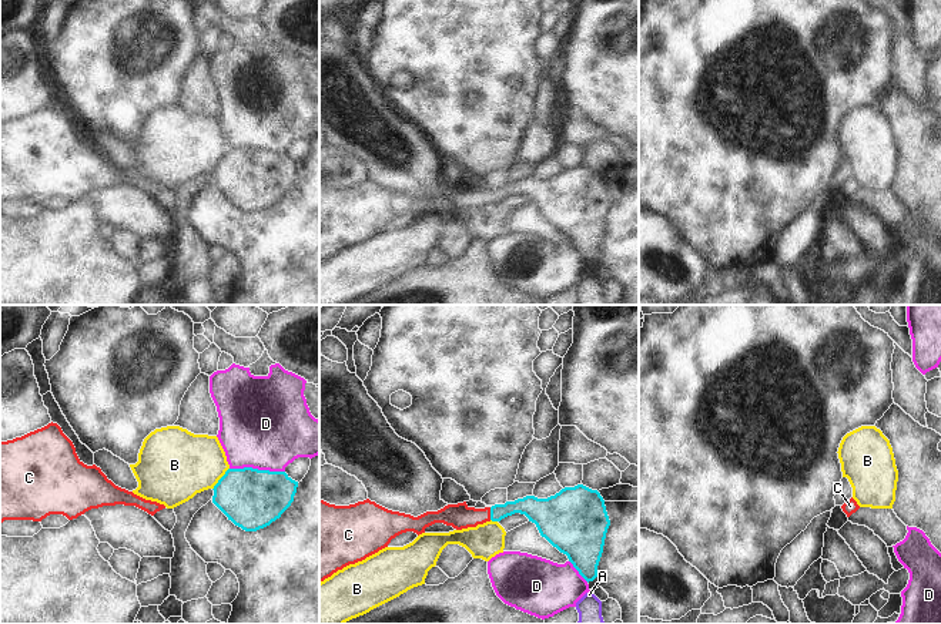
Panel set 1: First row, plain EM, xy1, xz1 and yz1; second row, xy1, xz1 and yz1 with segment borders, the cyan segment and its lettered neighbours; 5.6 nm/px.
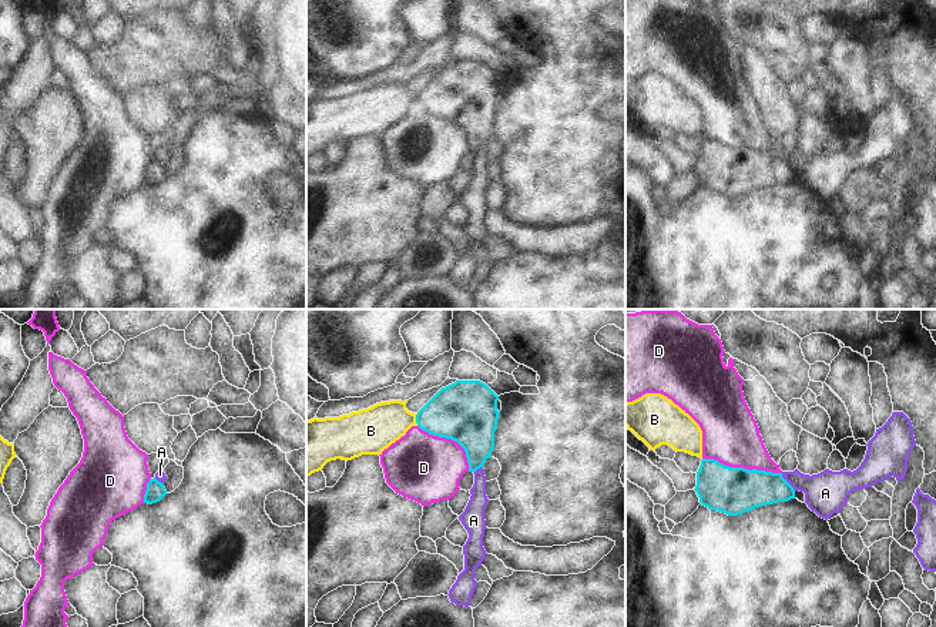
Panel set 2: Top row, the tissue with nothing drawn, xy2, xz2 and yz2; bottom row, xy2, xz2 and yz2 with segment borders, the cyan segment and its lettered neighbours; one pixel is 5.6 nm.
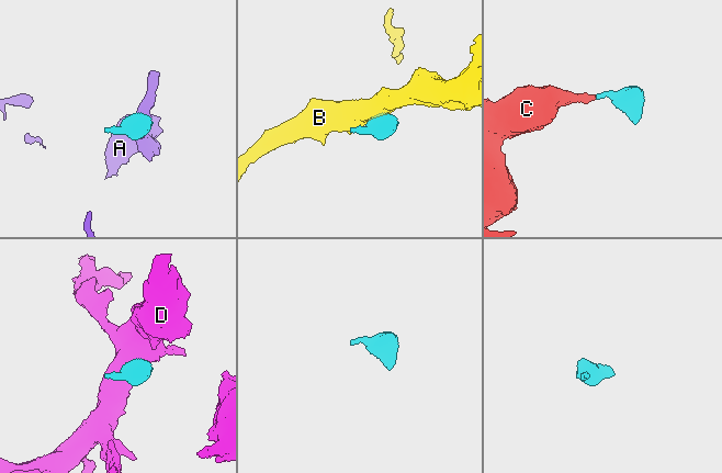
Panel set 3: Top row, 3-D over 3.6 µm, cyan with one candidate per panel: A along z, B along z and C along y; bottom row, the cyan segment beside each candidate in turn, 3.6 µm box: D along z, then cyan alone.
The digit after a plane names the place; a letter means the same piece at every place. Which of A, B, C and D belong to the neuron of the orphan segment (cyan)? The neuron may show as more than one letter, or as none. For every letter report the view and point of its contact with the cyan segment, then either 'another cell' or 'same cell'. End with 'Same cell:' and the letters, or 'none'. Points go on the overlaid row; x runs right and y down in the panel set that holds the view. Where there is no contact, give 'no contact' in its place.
A: meets cyan in yz2 at (787, 482); another cell
B: meets cyan in xy1 at (220, 479); another cell
C: meets cyan in xz1 at (491, 513); same cell
D: meets cyan in yz2 at (742, 468); another cell
Same cell: C

